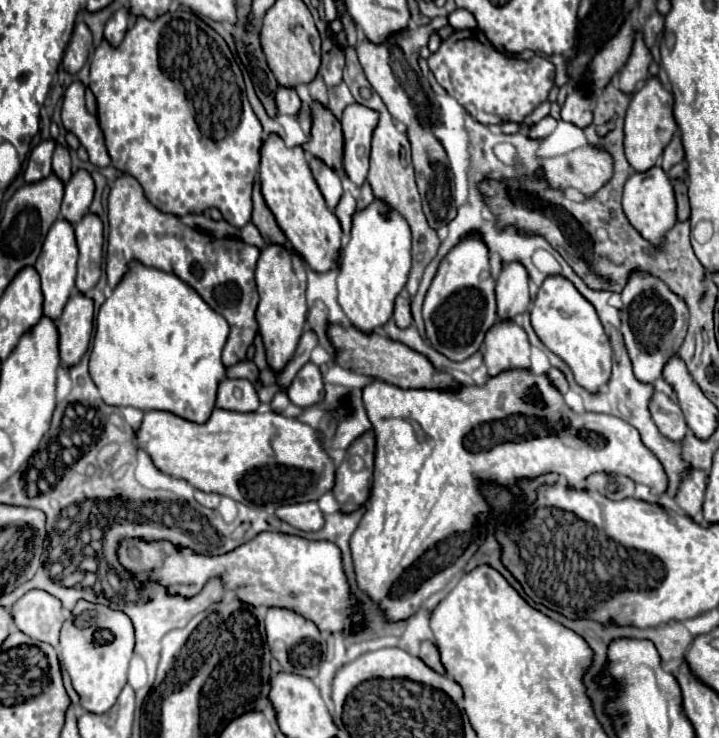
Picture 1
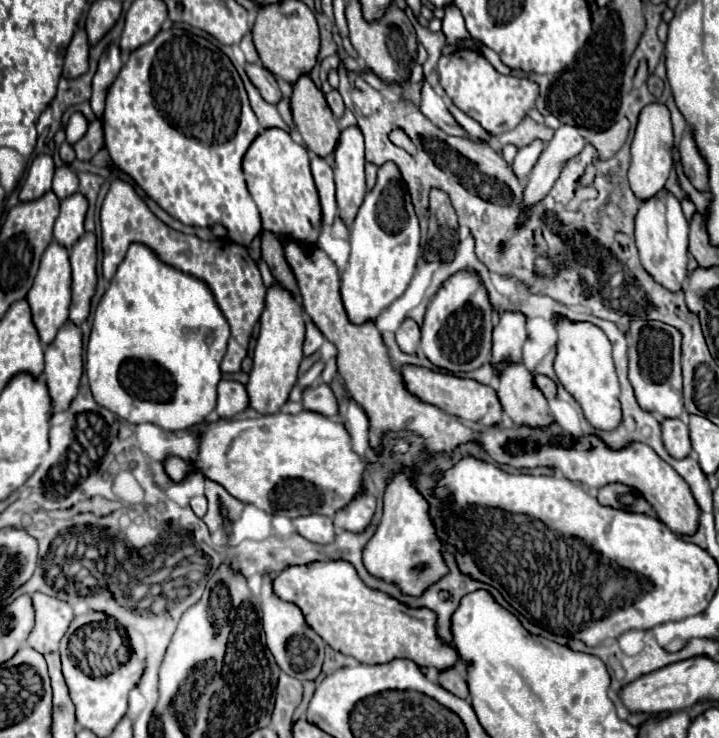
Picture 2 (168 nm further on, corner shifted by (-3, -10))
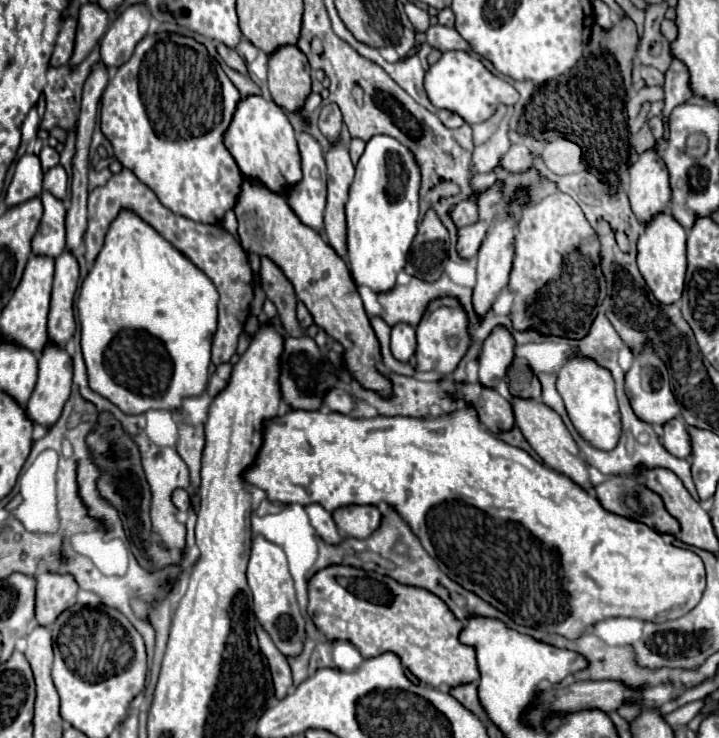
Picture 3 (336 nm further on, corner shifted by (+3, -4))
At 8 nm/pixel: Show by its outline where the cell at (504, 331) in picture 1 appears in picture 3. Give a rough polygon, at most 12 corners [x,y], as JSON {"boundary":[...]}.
{"boundary":[[511,398],[515,424],[543,464],[589,488],[587,464],[561,416]]}

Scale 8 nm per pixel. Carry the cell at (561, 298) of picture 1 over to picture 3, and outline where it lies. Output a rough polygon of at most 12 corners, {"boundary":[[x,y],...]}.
{"boundary":[[577,350],[557,390],[577,432],[615,448],[621,414],[615,382]]}

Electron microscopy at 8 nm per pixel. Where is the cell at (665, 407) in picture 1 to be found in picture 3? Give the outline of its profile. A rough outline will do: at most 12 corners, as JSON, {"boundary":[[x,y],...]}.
{"boundary":[[681,416],[663,424],[663,446],[689,458],[691,440]]}

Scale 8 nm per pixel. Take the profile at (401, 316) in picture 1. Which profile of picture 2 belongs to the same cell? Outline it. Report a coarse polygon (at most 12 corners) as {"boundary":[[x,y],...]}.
{"boundary":[[405,318],[395,332],[399,348],[405,354],[417,352],[419,326]]}

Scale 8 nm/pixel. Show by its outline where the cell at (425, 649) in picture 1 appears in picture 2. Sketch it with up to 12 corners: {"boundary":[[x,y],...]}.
{"boundary":[[463,664],[439,674],[451,694],[467,700],[467,672]]}

